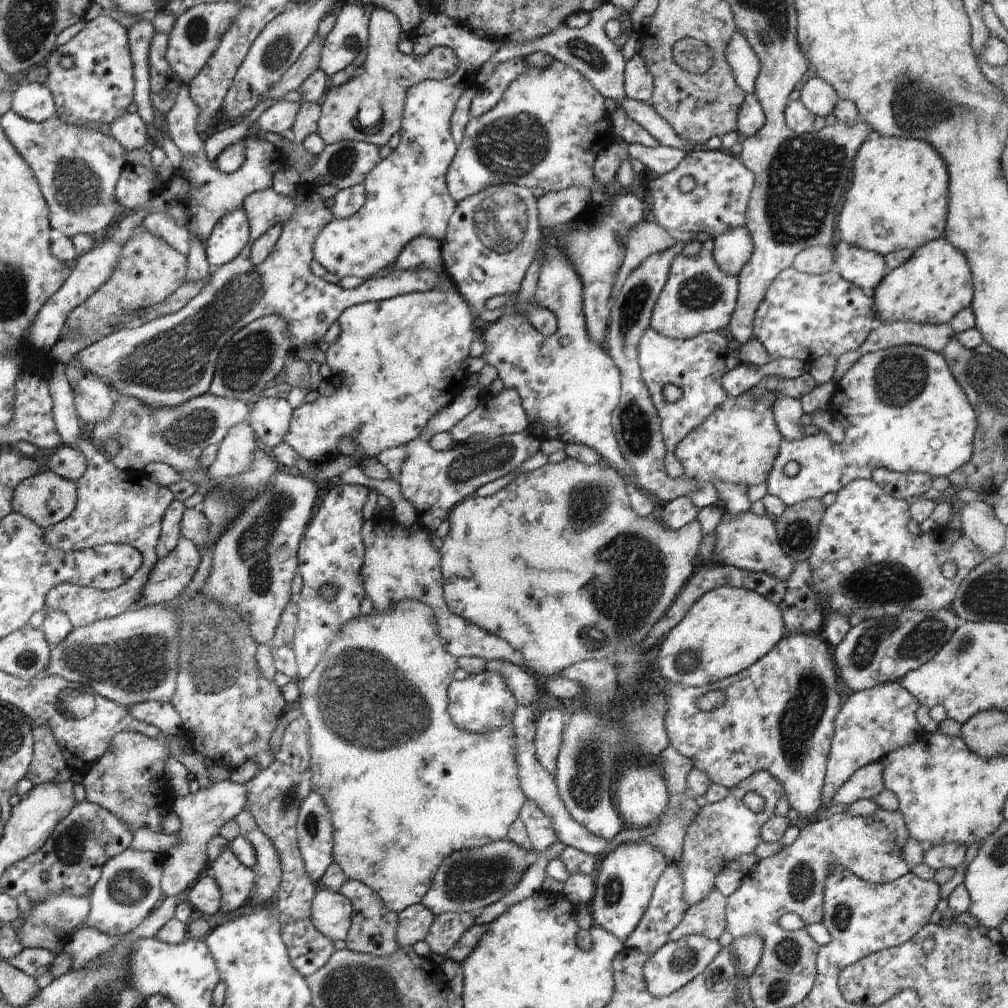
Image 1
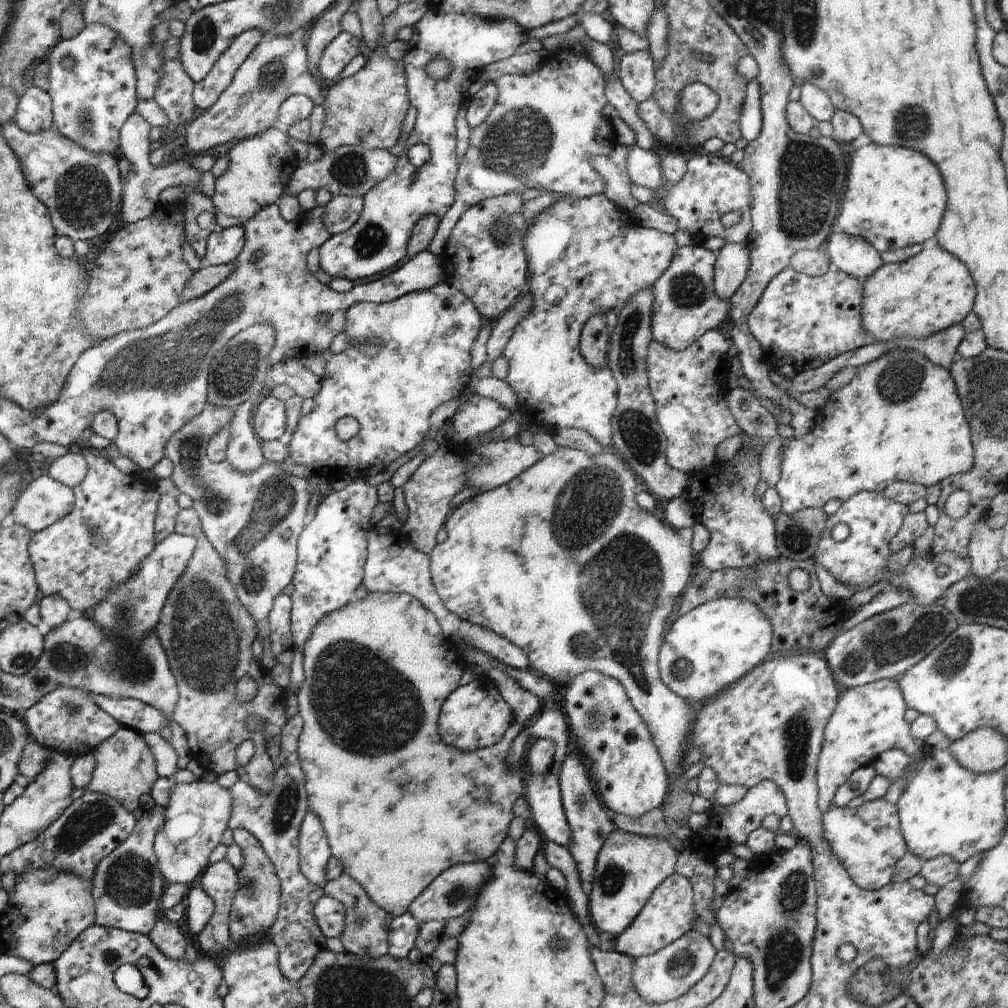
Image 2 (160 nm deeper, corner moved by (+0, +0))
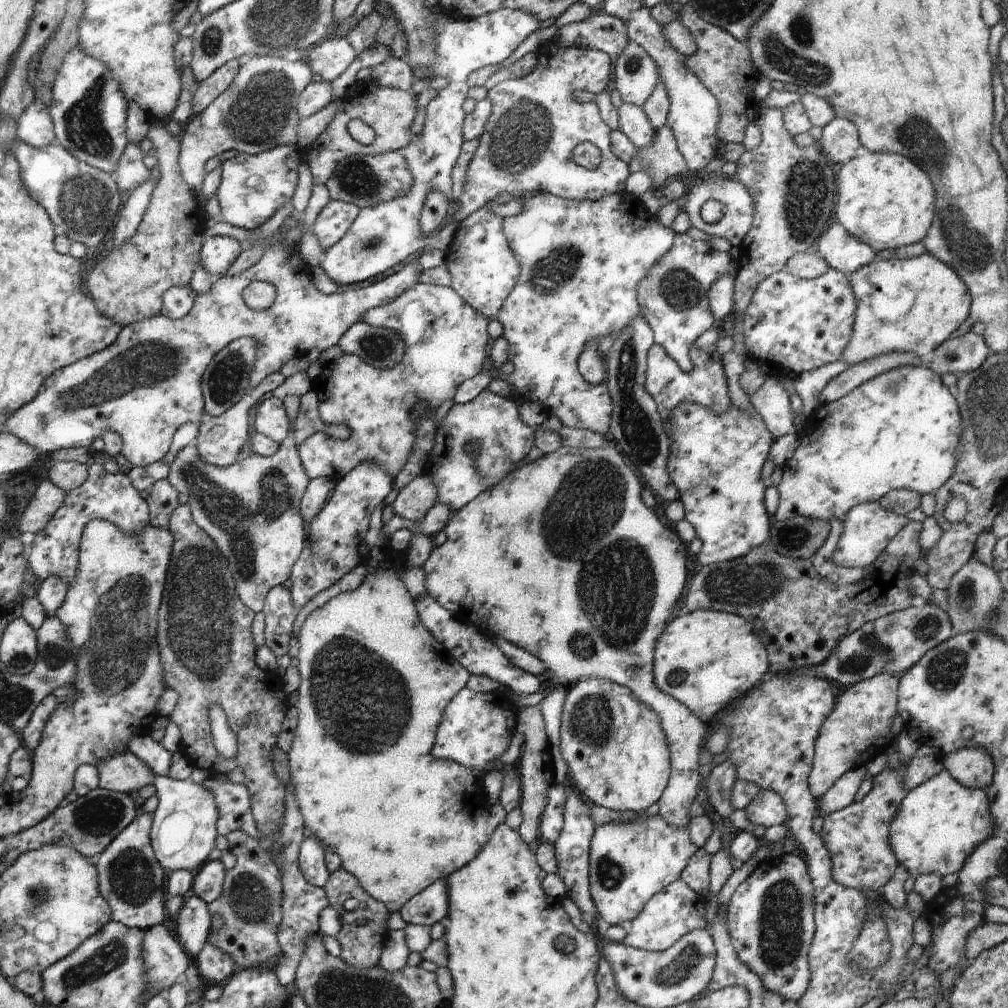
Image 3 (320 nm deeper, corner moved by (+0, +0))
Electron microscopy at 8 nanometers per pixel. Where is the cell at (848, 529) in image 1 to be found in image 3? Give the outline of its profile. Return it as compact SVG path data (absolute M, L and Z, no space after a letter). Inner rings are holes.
M860 503L852 507L844 518L844 531L833 553L832 560L838 566L846 568L864 568L877 560L885 546L896 536L896 533L904 528L909 519L906 515L880 506L880 503Z

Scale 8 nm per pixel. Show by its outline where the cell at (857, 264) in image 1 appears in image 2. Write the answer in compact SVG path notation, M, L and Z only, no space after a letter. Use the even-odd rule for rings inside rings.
M839 229L833 230L823 250L835 270L863 281L874 274L885 262L868 241Z

